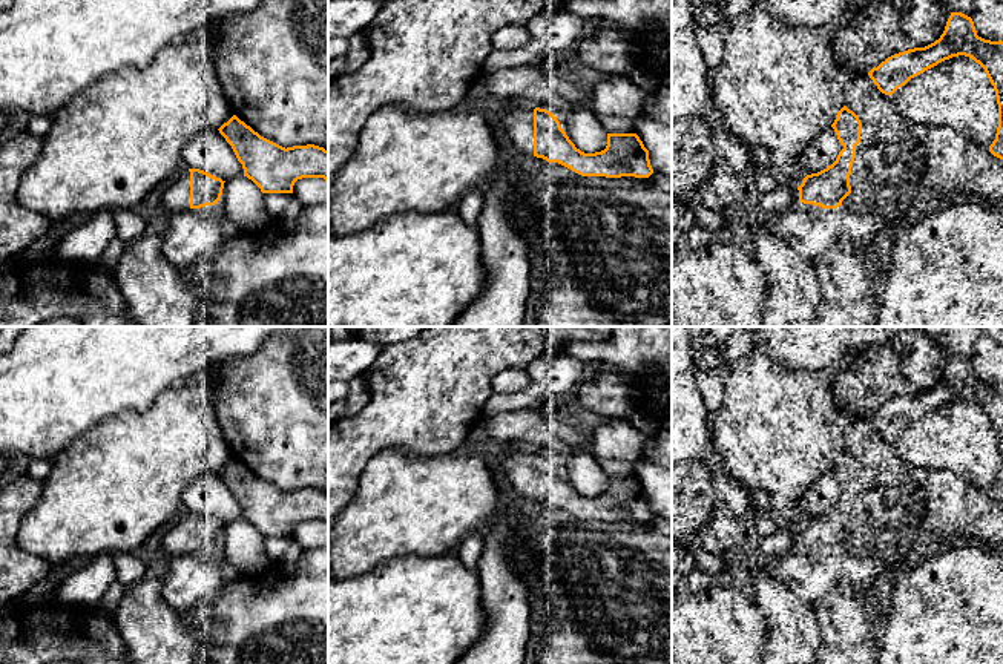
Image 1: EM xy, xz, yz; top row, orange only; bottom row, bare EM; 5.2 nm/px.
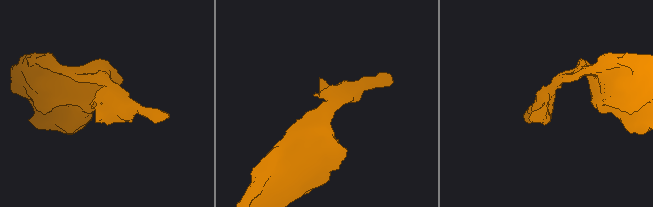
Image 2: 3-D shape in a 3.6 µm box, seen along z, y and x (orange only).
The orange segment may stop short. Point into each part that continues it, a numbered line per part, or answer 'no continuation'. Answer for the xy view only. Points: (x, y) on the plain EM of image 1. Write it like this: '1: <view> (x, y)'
1: xy (177, 542)

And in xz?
1: xz (519, 466)

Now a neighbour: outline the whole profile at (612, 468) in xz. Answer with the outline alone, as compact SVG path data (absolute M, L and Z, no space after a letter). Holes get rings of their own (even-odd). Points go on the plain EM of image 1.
M598 460L598 465L607 477L636 477L633 462Z

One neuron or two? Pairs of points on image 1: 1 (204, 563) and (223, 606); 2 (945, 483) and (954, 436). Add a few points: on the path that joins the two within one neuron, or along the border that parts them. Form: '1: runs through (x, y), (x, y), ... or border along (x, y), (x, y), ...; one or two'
1: border along (224, 581), (213, 598), (198, 601), (187, 612); two
2: border along (913, 463), (922, 468), (953, 471), (980, 488); two

